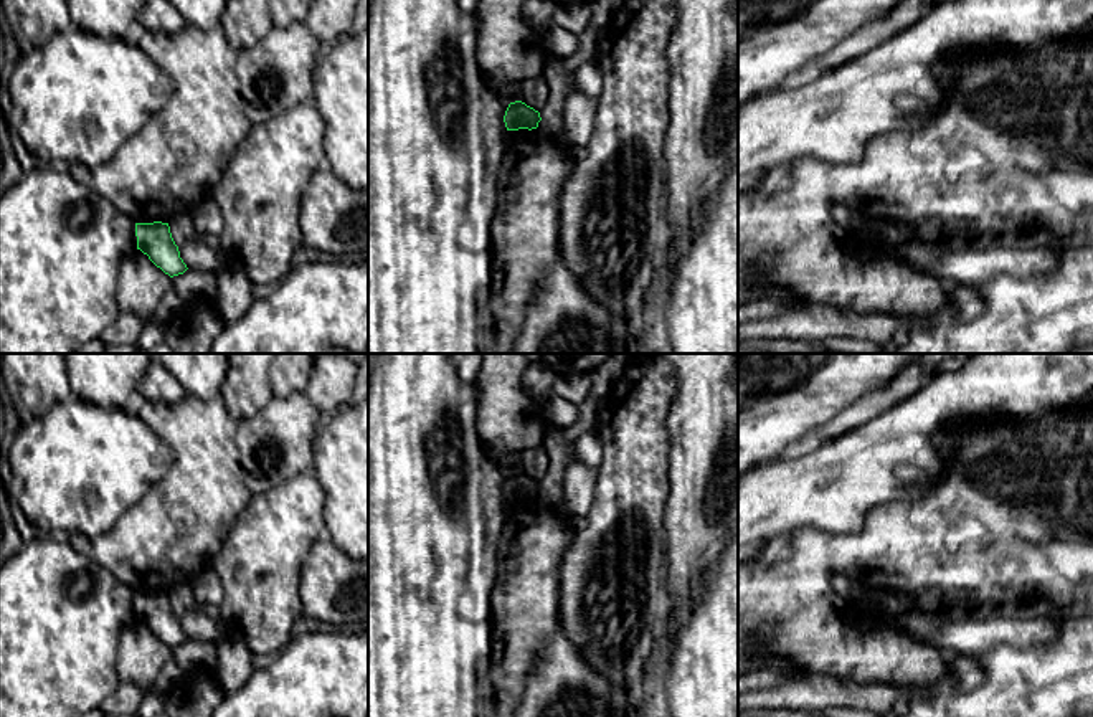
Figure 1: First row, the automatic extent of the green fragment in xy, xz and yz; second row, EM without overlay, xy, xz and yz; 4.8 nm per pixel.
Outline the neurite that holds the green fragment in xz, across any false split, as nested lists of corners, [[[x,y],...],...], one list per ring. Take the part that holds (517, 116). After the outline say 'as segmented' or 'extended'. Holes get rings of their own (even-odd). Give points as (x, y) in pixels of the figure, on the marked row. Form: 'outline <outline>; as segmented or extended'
outline [[[522,101],[510,102],[504,116],[507,131],[532,131],[538,127],[540,121],[540,112]]]; as segmented

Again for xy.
outline [[[135,223],[137,249],[170,278],[183,274],[188,268],[180,258],[168,223]]]; as segmented

